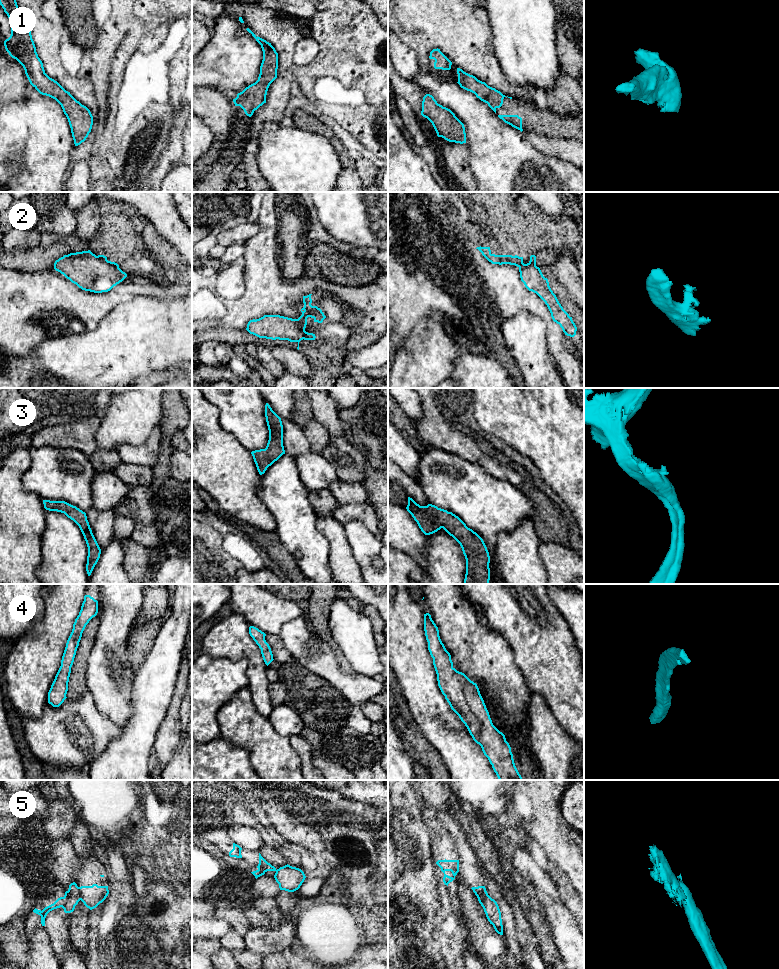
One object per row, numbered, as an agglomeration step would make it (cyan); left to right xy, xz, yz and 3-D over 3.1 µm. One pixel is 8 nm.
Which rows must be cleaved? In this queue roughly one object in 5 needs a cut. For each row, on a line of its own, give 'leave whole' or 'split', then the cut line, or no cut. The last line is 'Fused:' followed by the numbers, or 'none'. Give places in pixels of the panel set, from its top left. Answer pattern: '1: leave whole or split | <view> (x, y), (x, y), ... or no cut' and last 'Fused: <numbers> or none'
1: leave whole | no cut
2: split | xy (97, 256), (118, 267)
3: leave whole | no cut
4: leave whole | no cut
5: split | xy (78, 887), (80, 899)
Fused: 2, 5

